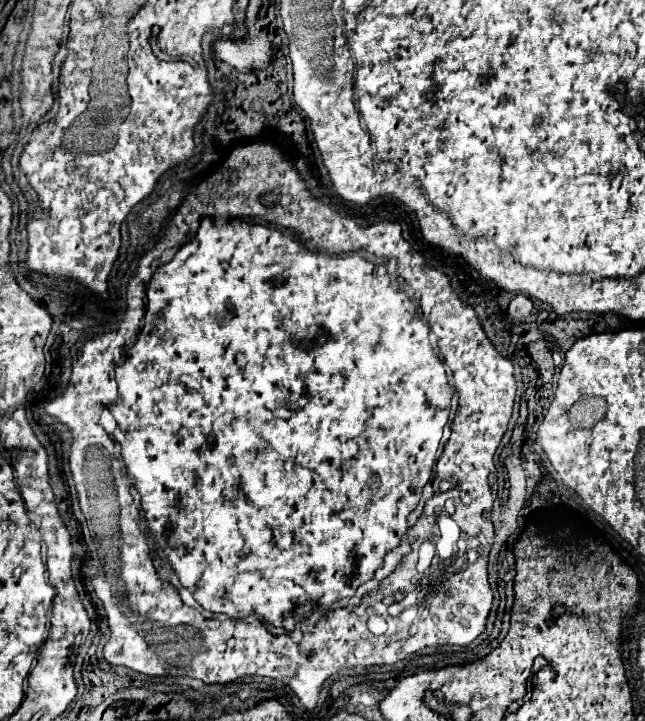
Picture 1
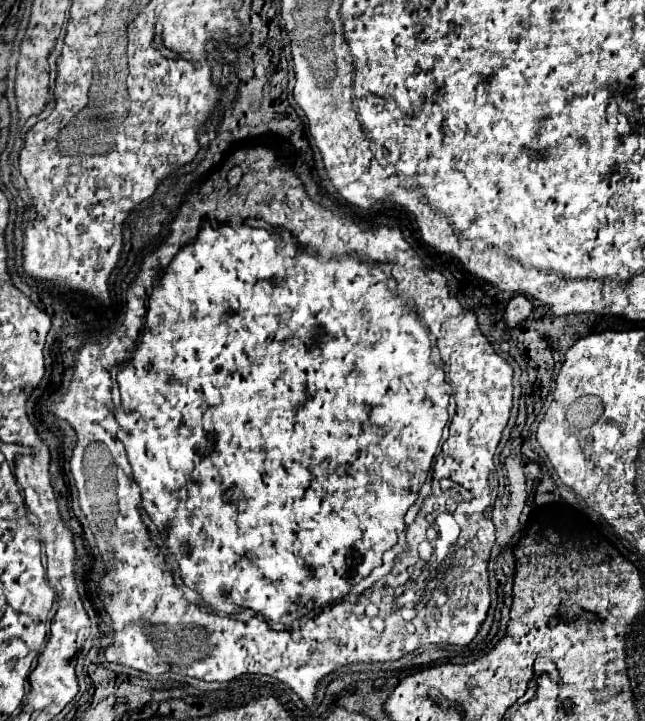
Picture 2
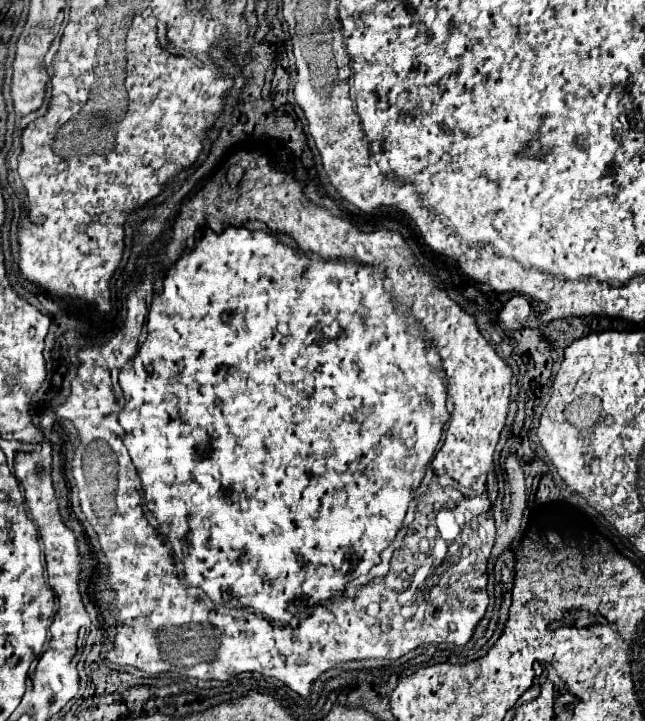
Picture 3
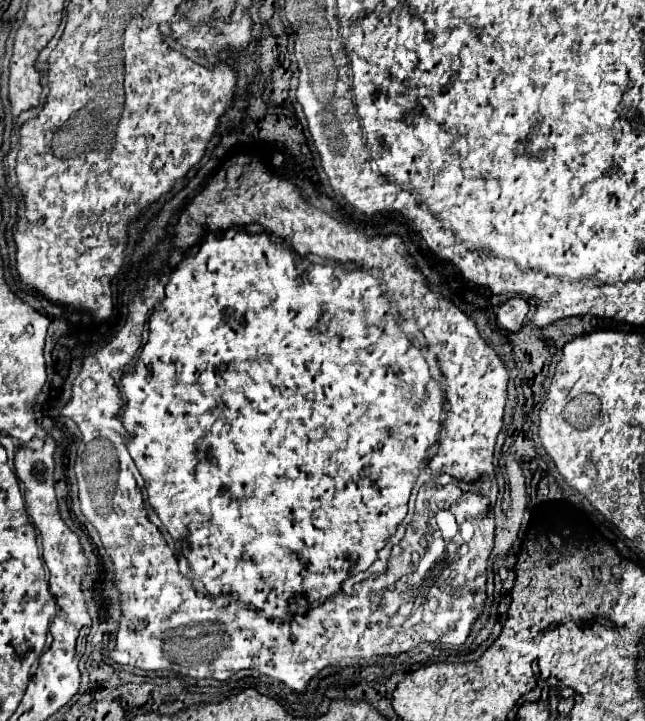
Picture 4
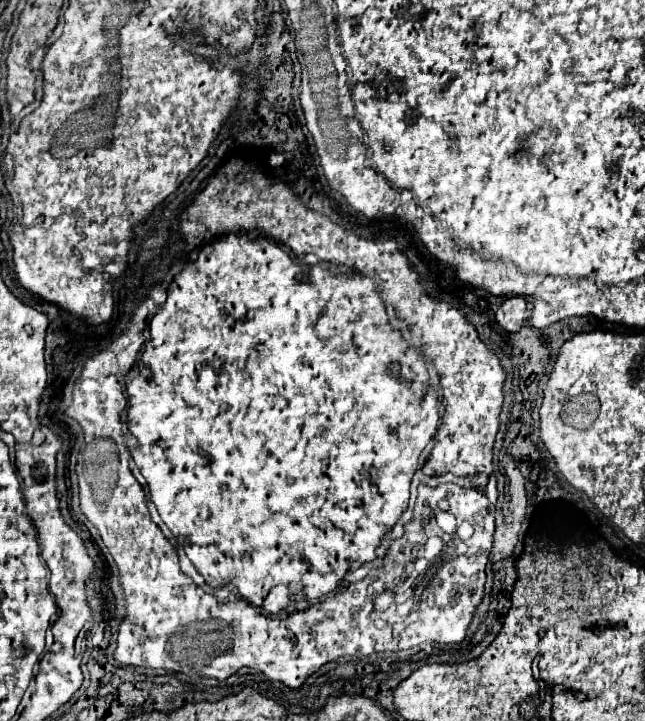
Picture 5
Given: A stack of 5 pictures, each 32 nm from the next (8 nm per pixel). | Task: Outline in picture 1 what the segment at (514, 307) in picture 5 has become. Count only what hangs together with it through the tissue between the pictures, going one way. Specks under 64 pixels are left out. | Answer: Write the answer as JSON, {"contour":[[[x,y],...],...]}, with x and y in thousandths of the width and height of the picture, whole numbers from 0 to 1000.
{"contour":[[[800,411],[794,419],[791,419],[791,427],[788,427],[788,438],[791,444],[812,444],[822,433],[825,433],[828,422],[825,422],[825,413],[819,411]]]}

